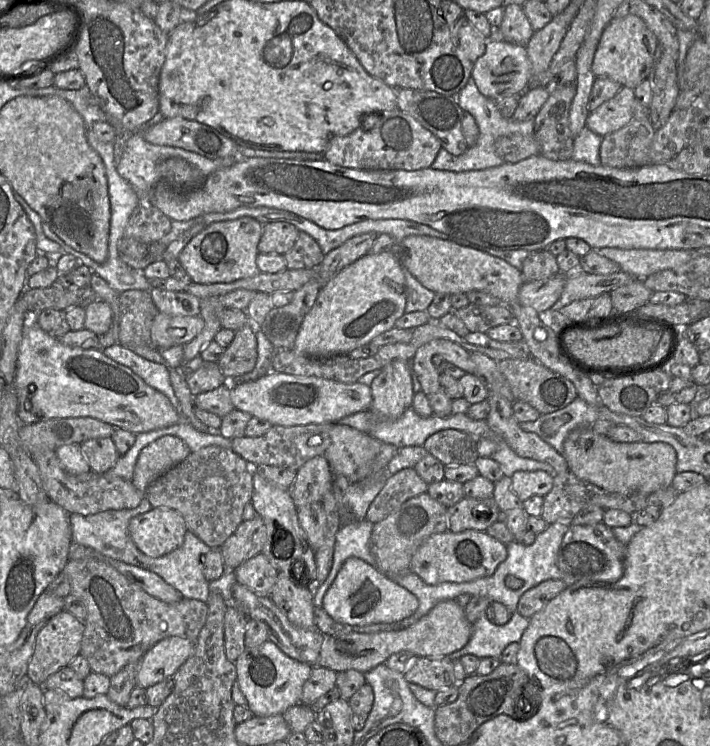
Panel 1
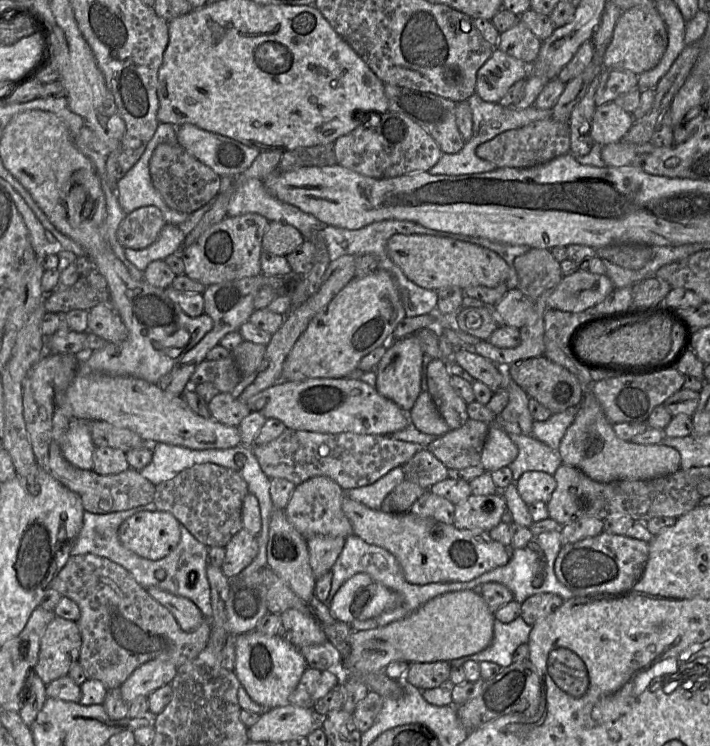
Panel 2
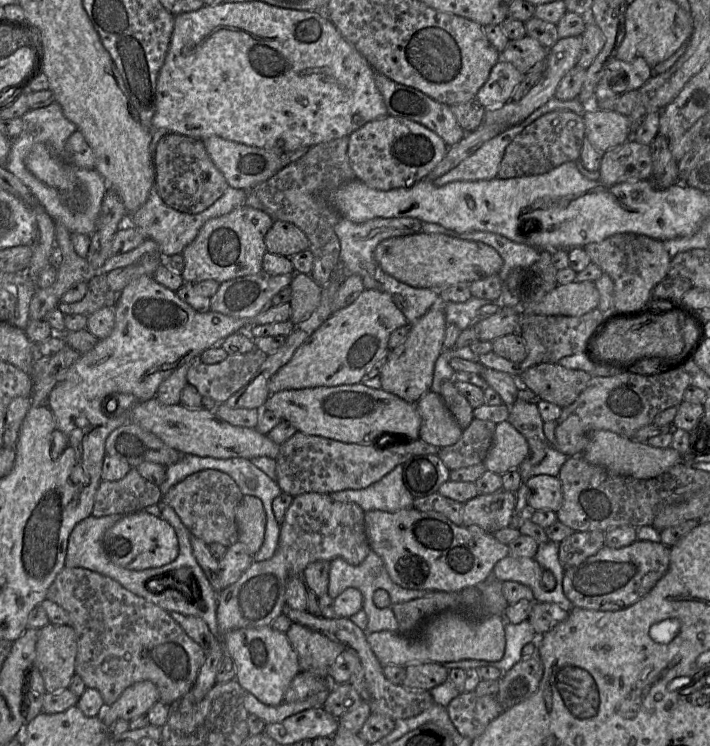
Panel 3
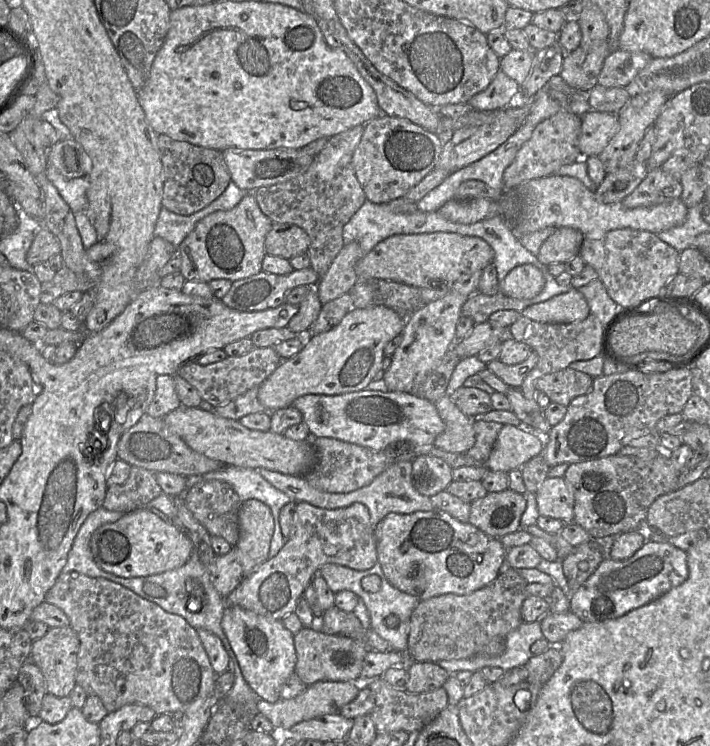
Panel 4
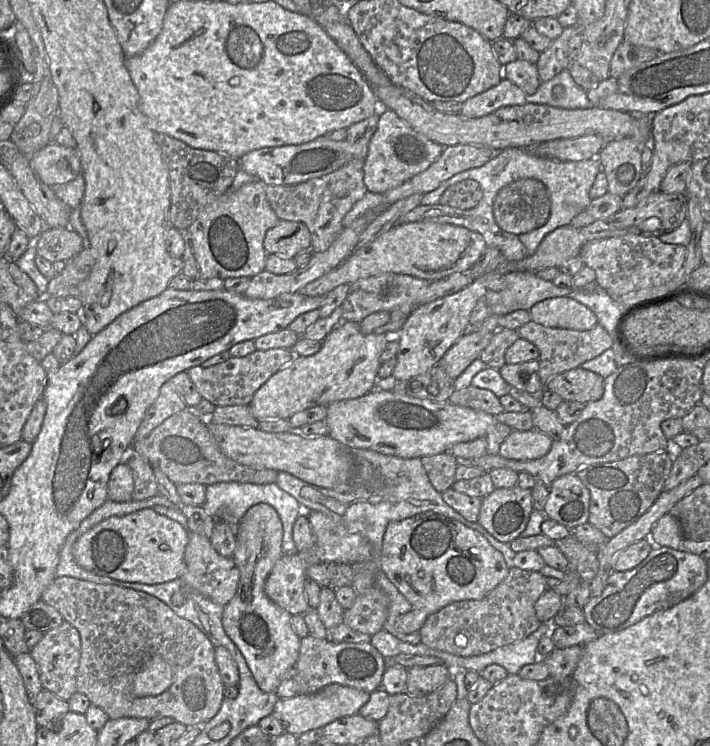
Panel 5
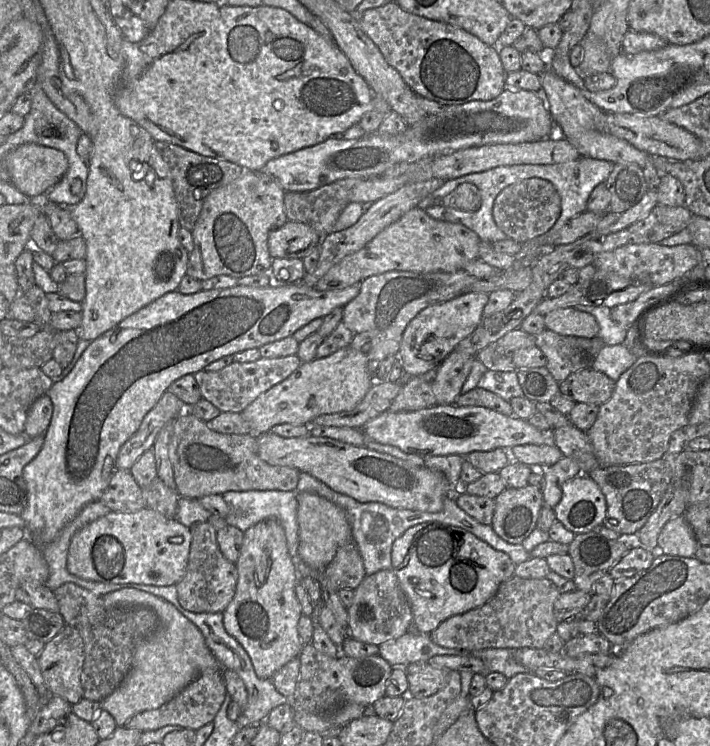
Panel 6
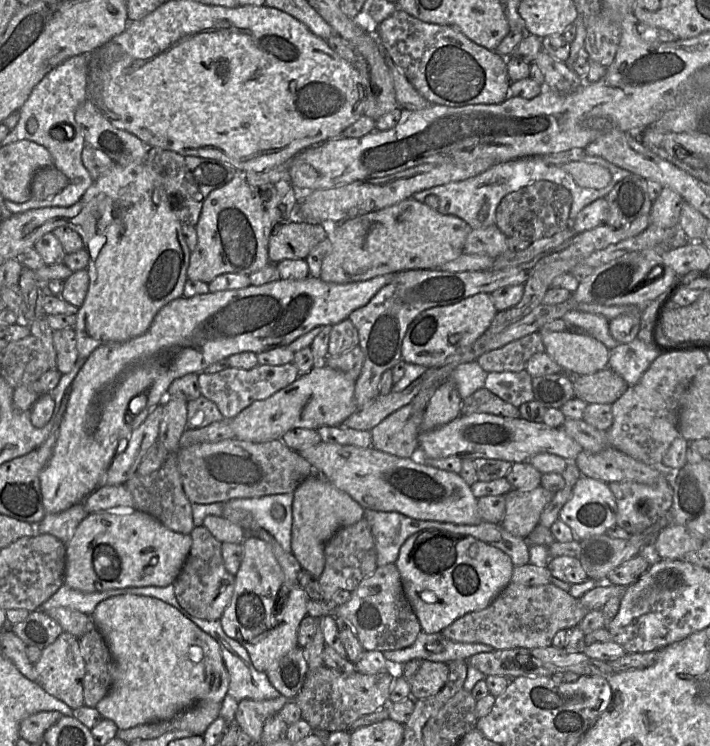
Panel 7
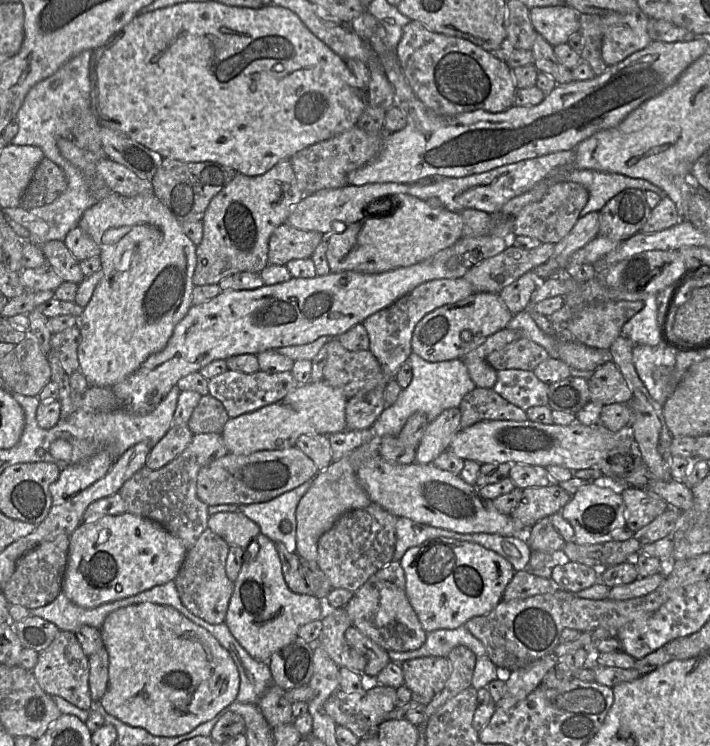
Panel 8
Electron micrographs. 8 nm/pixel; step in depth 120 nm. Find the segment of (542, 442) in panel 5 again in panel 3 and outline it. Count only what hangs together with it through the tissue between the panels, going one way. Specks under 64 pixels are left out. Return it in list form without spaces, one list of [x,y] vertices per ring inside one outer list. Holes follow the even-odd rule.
[[[508,421],[496,424],[491,447],[483,462],[490,472],[502,475],[518,469],[529,451],[526,438]]]

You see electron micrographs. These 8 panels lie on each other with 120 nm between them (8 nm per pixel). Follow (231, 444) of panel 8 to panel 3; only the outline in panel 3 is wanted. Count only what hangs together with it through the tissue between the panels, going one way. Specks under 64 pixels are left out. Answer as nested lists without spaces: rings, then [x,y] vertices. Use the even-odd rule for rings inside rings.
[[[364,289],[349,306],[332,313],[329,318],[293,354],[290,361],[281,367],[270,379],[268,389],[271,394],[283,390],[333,387],[359,384],[375,363],[389,353],[388,341],[392,332],[408,324],[408,320],[387,293]]]

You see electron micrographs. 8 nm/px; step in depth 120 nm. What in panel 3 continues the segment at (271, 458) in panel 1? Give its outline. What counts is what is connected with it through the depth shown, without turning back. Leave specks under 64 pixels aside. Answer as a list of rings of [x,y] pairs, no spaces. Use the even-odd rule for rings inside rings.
[[[297,431],[279,445],[279,454],[275,459],[275,481],[282,492],[293,497],[310,492],[330,494],[342,490],[360,490],[378,482],[397,465],[403,465],[412,457],[437,454],[439,450],[438,447],[421,439],[397,438],[397,441],[380,439],[377,439],[379,444],[354,444]]]

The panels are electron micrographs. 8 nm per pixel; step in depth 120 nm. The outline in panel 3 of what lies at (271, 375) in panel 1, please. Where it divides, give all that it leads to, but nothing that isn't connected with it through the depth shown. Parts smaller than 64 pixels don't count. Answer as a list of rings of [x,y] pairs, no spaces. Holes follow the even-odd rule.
[[[362,382],[359,384],[349,384],[349,385],[340,385],[340,386],[333,386],[333,387],[326,387],[320,386],[315,388],[304,388],[304,389],[292,389],[292,390],[283,390],[280,392],[276,392],[271,394],[262,410],[268,410],[273,412],[275,415],[279,416],[282,420],[286,420],[290,422],[298,431],[305,433],[307,435],[314,435],[314,436],[321,436],[329,439],[334,439],[344,443],[354,443],[354,444],[365,444],[365,445],[372,445],[372,444],[379,444],[377,443],[377,439],[386,439],[386,441],[397,441],[397,438],[404,438],[405,440],[416,440],[419,439],[419,430],[421,426],[421,417],[418,413],[416,405],[413,403],[409,403],[400,397],[386,392],[382,389],[373,389]]]

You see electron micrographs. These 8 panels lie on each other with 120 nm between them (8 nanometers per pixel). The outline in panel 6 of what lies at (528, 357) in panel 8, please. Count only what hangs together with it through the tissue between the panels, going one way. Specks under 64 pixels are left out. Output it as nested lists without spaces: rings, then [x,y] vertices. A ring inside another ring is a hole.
[[[518,328],[485,347],[476,359],[488,370],[512,372],[517,370],[513,363],[514,352],[532,346],[536,346],[535,336]]]

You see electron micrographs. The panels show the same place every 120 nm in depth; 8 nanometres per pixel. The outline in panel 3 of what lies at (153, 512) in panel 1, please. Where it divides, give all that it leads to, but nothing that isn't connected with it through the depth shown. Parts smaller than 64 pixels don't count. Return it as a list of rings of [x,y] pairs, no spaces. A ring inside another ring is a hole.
[[[146,511],[124,515],[107,529],[102,537],[107,558],[115,565],[129,570],[145,570],[174,561],[179,553],[178,538],[174,528],[165,519]]]

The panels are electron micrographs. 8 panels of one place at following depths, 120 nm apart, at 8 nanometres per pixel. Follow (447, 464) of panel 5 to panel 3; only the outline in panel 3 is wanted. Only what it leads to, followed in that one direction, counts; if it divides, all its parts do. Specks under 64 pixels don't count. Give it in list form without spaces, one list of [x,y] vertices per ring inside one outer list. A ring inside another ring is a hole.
[[[437,454],[412,457],[402,466],[403,483],[414,498],[436,493],[450,479],[450,470]]]

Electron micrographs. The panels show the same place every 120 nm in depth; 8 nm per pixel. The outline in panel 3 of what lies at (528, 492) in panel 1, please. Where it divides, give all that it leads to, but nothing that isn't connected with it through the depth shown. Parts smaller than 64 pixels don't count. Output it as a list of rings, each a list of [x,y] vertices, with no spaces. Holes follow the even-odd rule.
[[[536,475],[526,482],[529,490],[529,513],[534,510],[550,510],[557,512],[563,503],[562,485],[558,477]]]

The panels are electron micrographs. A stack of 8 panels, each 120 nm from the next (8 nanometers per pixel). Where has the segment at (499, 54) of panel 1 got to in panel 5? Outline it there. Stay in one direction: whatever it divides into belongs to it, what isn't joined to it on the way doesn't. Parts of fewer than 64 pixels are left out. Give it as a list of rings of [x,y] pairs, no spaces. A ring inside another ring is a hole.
[[[503,78],[497,85],[466,100],[459,114],[468,118],[478,118],[499,108],[526,103],[527,94],[516,84]]]

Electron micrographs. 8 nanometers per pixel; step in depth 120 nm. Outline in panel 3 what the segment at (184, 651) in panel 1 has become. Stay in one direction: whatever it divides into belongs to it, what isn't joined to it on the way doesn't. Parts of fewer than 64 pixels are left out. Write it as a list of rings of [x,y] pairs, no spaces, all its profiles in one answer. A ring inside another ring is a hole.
[[[137,682],[125,689],[111,706],[106,706],[101,719],[107,728],[110,728],[118,719],[131,721],[147,714],[158,700],[159,692],[154,683]]]

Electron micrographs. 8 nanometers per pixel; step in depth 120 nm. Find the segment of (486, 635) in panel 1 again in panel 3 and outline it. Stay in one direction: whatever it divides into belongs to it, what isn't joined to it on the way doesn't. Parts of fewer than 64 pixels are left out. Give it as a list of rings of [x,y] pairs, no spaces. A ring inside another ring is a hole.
[[[528,620],[518,624],[505,623],[505,653],[502,659],[498,661],[465,659],[456,662],[445,662],[442,664],[447,670],[461,668],[464,670],[470,668],[479,668],[483,666],[492,666],[501,670],[503,673],[510,670],[517,662],[521,660],[522,648],[527,643],[532,643],[539,635],[535,632]]]

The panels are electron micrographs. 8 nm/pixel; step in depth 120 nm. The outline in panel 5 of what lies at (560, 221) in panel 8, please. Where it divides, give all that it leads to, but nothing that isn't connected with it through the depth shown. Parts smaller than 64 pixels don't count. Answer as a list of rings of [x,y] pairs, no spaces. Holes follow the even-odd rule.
[[[521,179],[505,186],[493,205],[497,225],[517,236],[543,226],[550,210],[549,192],[541,181],[535,179]]]

